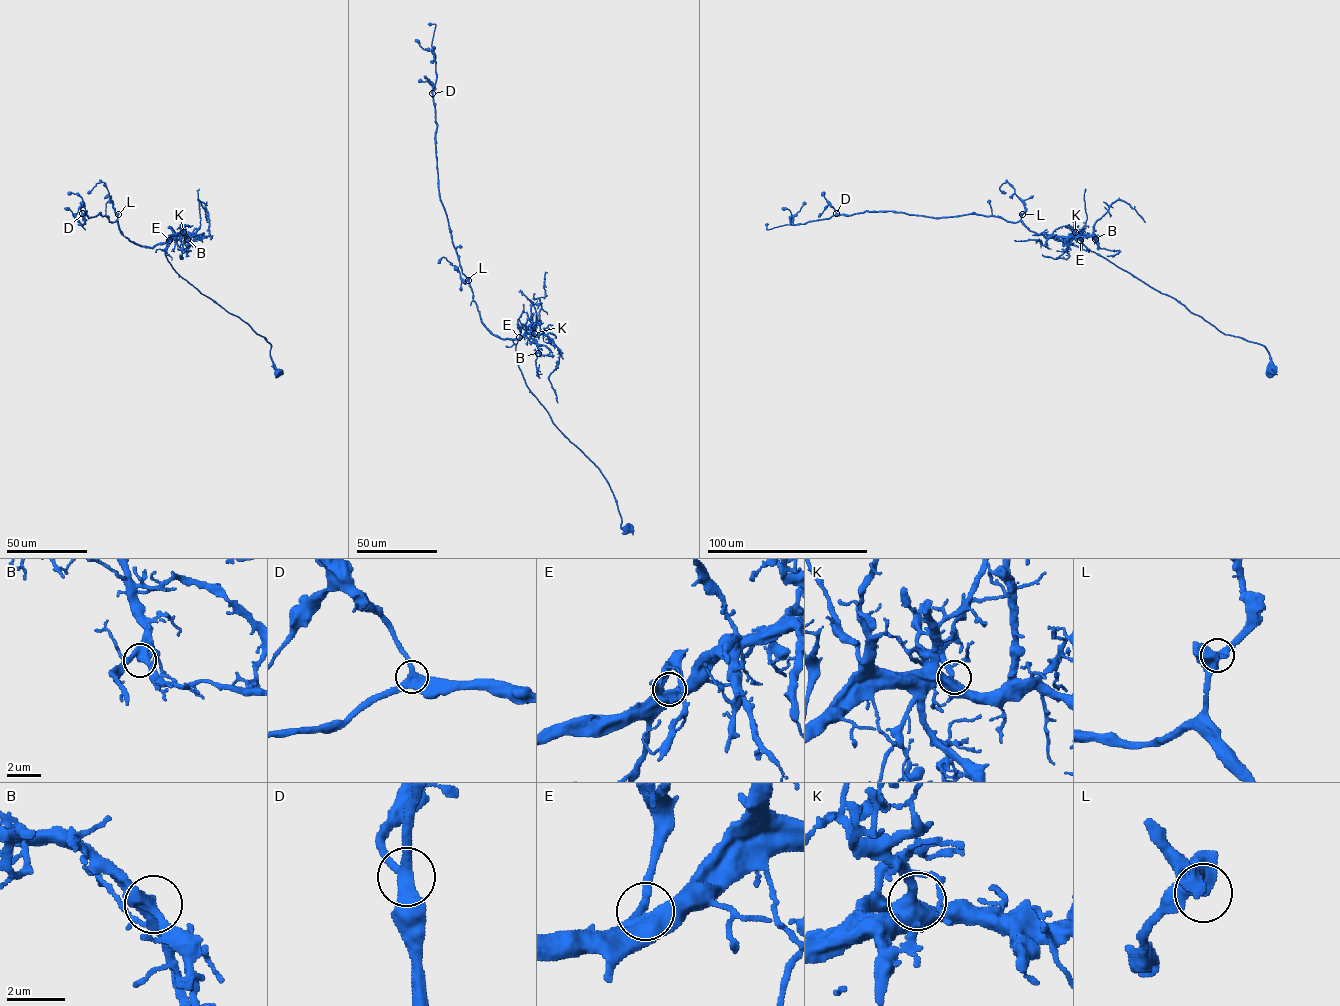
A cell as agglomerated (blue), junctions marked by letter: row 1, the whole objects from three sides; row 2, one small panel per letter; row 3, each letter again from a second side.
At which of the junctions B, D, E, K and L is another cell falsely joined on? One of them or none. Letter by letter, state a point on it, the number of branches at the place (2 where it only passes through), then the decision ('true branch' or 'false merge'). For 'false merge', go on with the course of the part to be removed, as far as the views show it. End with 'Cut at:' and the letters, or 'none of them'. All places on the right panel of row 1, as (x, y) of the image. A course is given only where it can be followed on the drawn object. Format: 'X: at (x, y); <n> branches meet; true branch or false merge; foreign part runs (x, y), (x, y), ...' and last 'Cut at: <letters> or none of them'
B: at (1095, 239); 3 branches meet; true branch
D: at (836, 213); 3 branches meet; true branch
E: at (1080, 240); 3 branches meet; true branch
K: at (1075, 232); 3 branches meet; true branch
L: at (1022, 214); 3 branches meet; true branch
Cut at: none of them

